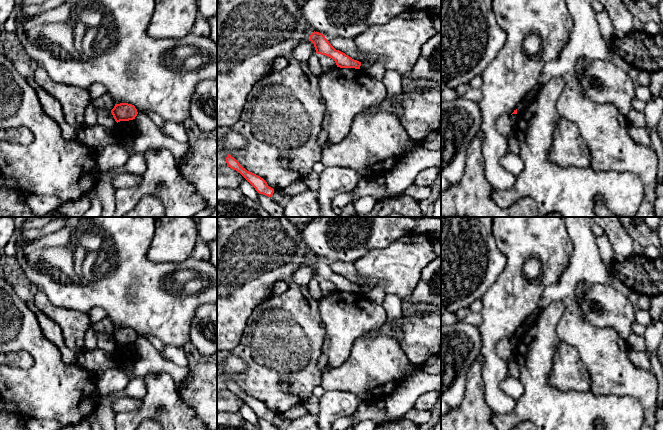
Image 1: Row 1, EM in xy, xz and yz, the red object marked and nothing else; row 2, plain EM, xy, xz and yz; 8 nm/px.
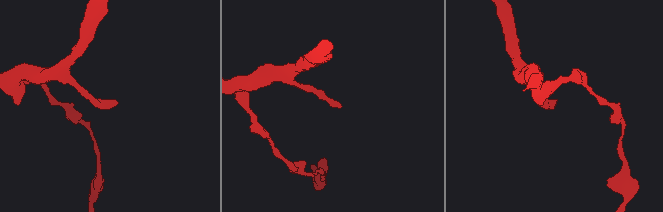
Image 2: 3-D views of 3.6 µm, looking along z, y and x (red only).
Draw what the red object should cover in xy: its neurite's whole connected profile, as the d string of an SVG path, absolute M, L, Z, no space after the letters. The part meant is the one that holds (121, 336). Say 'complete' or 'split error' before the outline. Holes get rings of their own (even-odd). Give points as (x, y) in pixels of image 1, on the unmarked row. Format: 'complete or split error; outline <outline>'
complete; outline M128 327L115 328L111 337L117 347L120 345L133 344L138 338L135 330Z

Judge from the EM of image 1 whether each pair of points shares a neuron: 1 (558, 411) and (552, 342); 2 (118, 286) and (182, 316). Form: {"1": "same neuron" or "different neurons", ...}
{"1": "same neuron", "2": "same neuron"}

